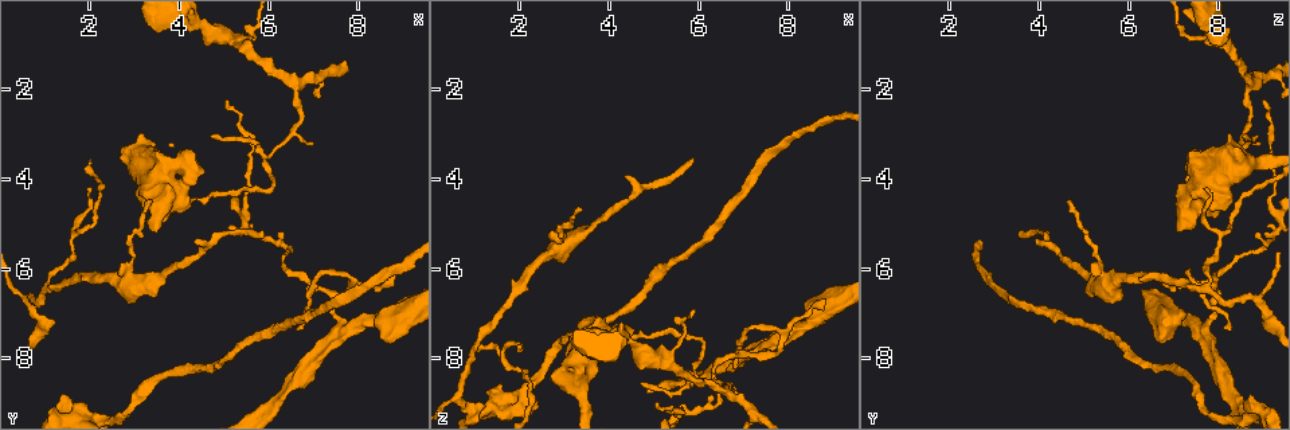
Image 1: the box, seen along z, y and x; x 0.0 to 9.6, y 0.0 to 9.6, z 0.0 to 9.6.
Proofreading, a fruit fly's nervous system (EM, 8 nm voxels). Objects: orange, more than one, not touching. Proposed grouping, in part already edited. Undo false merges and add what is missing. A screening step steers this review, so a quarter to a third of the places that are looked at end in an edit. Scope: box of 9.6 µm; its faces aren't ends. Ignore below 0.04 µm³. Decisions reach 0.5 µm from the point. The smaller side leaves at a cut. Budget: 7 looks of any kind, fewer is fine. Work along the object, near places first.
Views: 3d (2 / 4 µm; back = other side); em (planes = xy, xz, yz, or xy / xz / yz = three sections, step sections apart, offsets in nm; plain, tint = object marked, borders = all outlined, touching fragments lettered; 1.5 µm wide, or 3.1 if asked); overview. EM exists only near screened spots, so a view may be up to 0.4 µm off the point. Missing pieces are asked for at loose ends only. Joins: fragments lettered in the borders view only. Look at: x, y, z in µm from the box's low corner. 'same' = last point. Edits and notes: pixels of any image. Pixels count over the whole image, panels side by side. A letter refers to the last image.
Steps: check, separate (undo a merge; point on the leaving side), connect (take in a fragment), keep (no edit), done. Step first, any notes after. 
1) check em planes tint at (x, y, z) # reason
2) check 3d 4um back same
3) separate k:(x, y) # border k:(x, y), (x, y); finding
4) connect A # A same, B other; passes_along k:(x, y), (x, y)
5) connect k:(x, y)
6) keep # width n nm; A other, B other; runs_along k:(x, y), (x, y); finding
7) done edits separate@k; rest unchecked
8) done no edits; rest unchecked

check 3d 4um at (4.55, 4.50, 7.55) # calibre changes

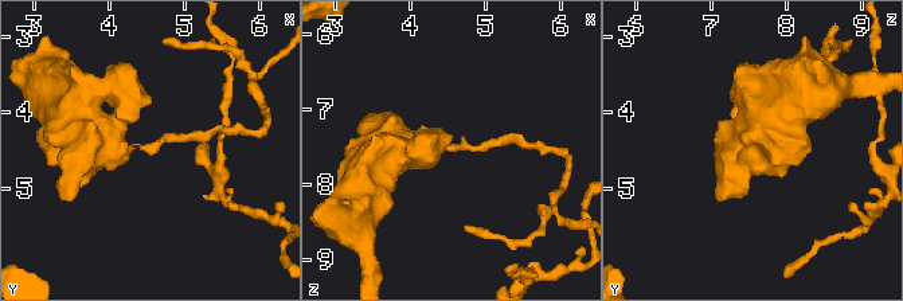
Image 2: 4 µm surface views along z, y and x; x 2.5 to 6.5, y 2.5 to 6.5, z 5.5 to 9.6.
check em planes borders at (4.50, 4.50, 7.55) # need the tissue

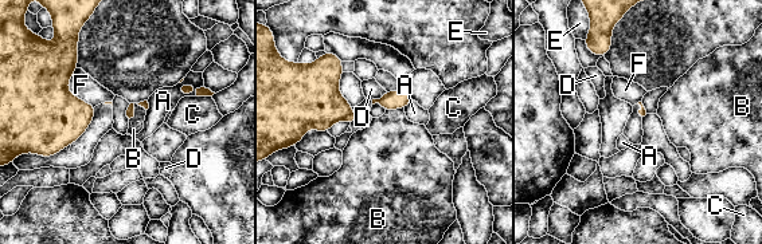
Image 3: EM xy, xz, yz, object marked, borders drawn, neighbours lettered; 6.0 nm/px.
separate 3:(351, 117) # A other, B other, C other, D other, E other, F other; border 3:(351, 111), (343, 118); a second neuron is stuck on

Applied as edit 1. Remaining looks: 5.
check overview # redraw

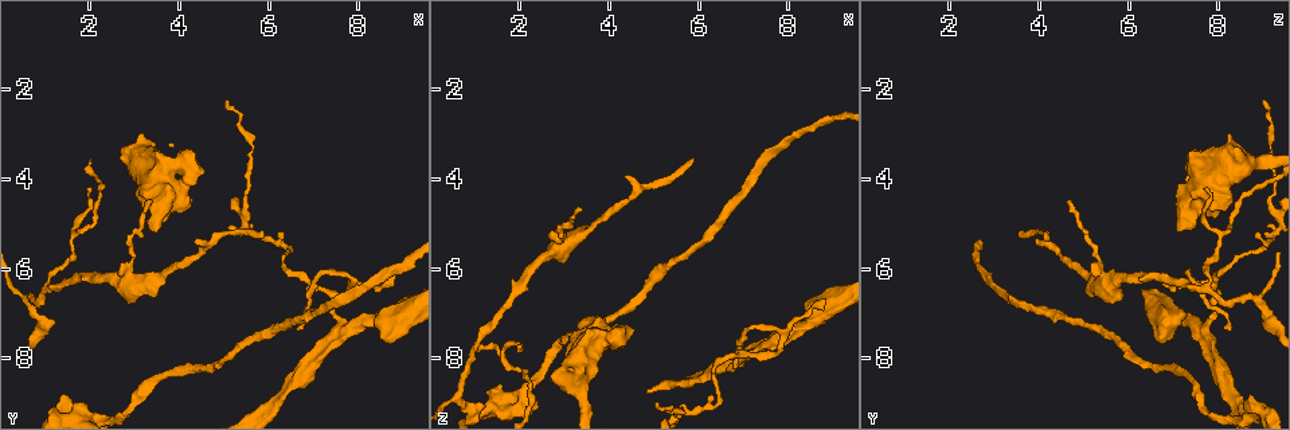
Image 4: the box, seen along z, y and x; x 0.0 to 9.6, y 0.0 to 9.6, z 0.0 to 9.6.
check 3d 4um at (7.70, 7.35, 7.55) # two arms in line, one across

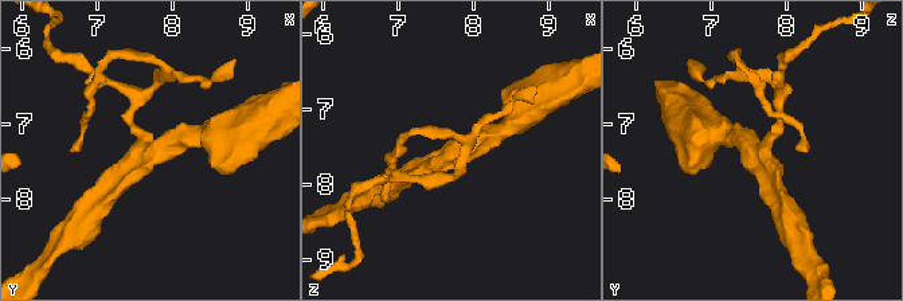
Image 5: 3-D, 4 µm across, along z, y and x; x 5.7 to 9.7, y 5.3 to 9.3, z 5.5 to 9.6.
check em planes tint at (7.80, 7.35, 7.55) # arms 3; shape alone is not enough

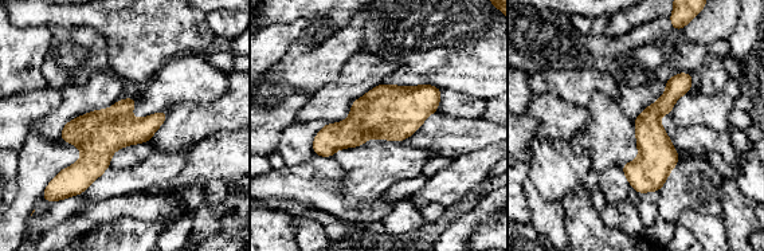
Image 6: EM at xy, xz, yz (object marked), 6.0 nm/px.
check em planes borders same

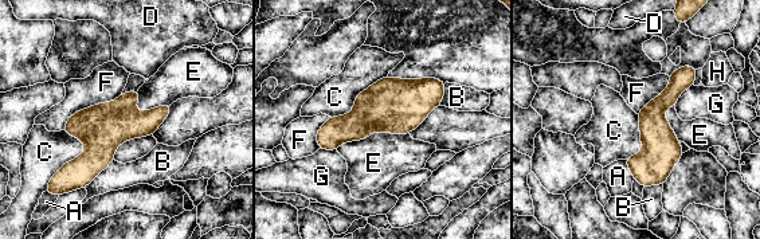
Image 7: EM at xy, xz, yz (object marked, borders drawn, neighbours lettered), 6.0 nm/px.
keep # A other, B other, C other, D other, E other, F other, G other, H other; border 7:(408, 132), (373, 130), (336, 149); continuous, no second neuron

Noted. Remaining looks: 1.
done edits separate@3; rest unchecked

